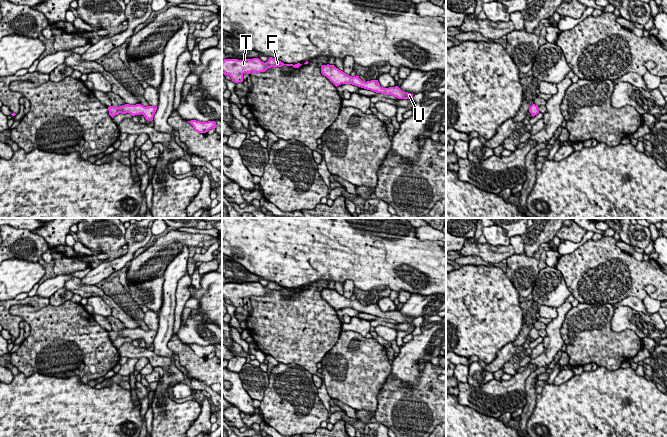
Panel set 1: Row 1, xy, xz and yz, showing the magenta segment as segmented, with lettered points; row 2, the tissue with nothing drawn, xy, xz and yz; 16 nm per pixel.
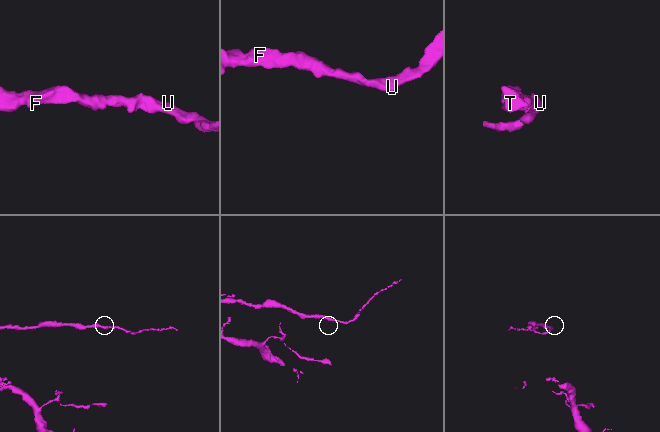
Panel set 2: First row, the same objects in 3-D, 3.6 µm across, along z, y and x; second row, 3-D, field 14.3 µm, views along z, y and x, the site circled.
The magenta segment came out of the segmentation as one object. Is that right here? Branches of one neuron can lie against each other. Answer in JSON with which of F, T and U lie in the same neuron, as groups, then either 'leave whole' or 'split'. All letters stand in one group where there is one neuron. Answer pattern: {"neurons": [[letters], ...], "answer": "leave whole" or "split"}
{"neurons": [["F", "T", "U"]], "answer": "leave whole"}

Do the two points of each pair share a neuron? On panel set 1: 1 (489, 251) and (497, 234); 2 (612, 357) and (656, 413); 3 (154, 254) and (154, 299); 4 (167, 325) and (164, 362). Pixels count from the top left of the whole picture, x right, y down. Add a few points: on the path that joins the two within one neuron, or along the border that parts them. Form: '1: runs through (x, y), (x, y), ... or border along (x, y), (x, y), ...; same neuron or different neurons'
1: border along (487, 242), (492, 245), (510, 245); different neurons
2: border along (598, 365), (602, 365), (610, 370), (620, 367); different neurons
3: border along (162, 275), (141, 282), (131, 282); different neurons
4: border along (152, 351), (170, 360), (168, 372); different neurons

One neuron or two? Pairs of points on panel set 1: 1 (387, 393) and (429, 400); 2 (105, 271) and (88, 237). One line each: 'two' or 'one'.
1: one
2: two

